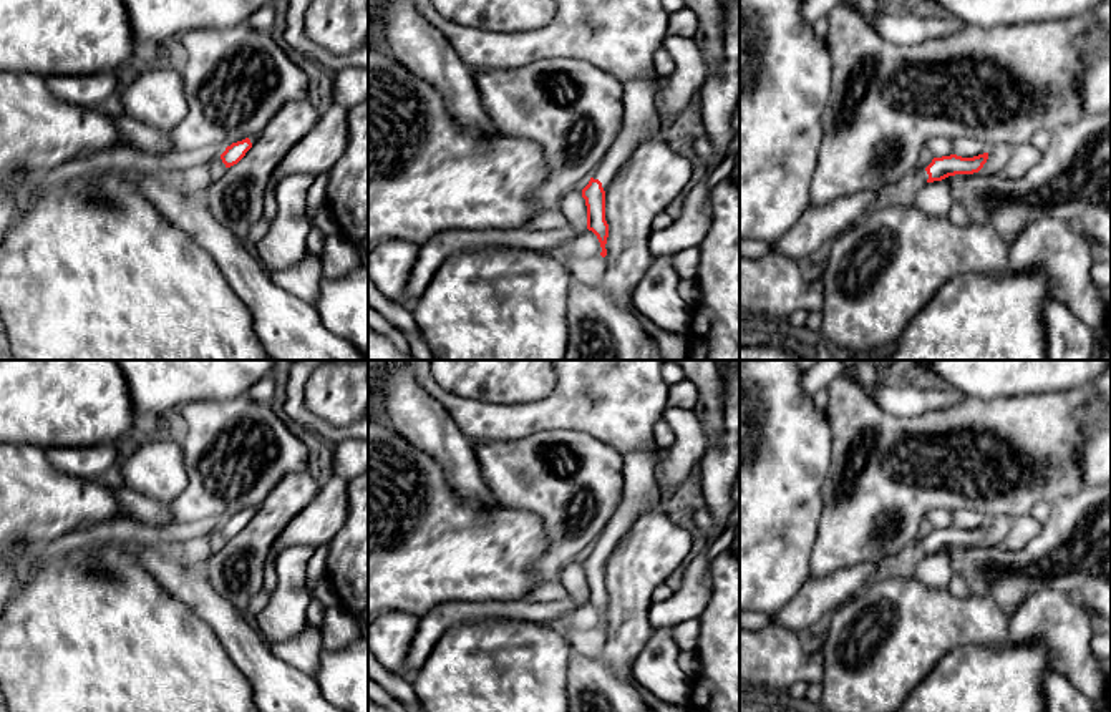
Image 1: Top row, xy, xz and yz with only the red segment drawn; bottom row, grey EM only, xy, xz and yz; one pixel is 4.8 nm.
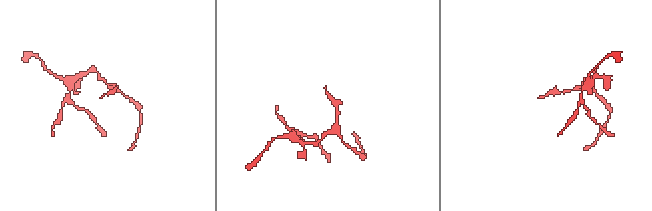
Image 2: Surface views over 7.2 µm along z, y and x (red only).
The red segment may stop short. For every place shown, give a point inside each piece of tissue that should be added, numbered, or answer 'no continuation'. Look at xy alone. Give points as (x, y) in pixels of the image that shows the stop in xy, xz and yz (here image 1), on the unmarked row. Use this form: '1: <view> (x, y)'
no continuation

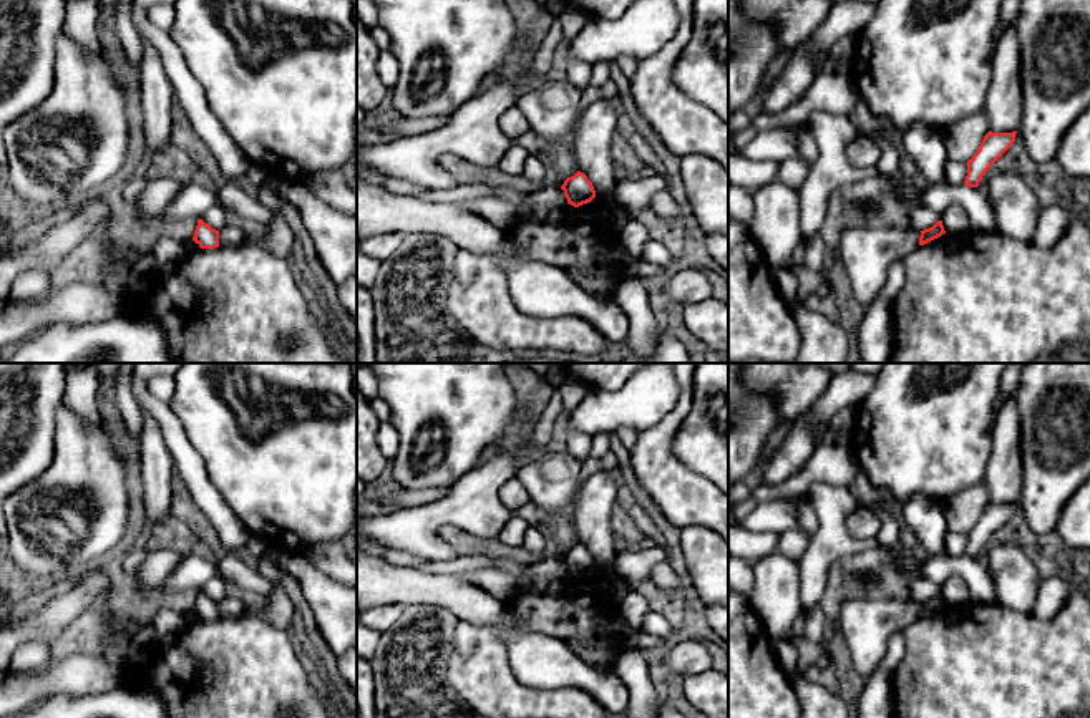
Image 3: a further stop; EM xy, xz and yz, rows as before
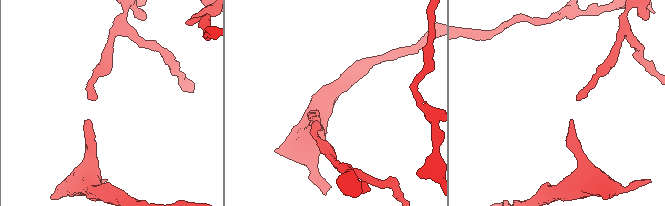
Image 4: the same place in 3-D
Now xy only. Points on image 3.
no continuation

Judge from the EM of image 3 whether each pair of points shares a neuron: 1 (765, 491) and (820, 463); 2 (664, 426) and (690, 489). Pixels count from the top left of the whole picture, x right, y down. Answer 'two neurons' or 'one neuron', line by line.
1: one neuron
2: one neuron

